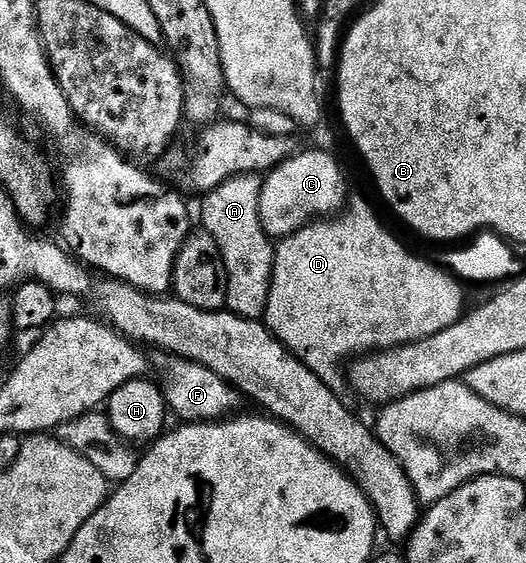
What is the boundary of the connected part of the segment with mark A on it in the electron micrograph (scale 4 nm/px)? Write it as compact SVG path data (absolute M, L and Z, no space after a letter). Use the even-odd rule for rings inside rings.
M258 174L236 175L218 188L204 196L201 211L202 228L215 235L215 243L219 243L219 251L223 255L223 263L227 271L227 303L225 309L239 315L243 319L260 321L267 311L267 299L271 295L273 283L274 242L265 233L262 220L259 219L259 196L262 195L263 179Z

